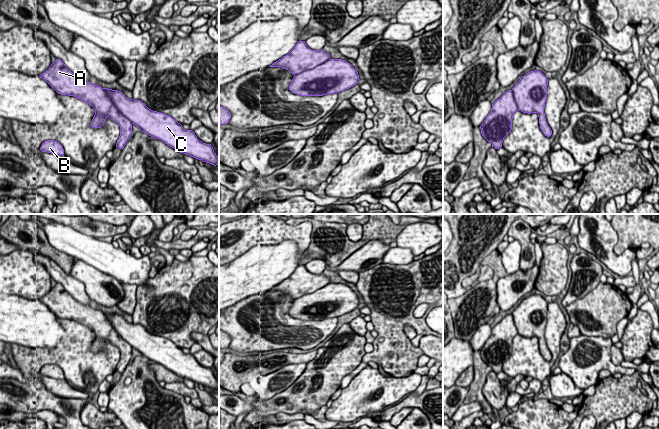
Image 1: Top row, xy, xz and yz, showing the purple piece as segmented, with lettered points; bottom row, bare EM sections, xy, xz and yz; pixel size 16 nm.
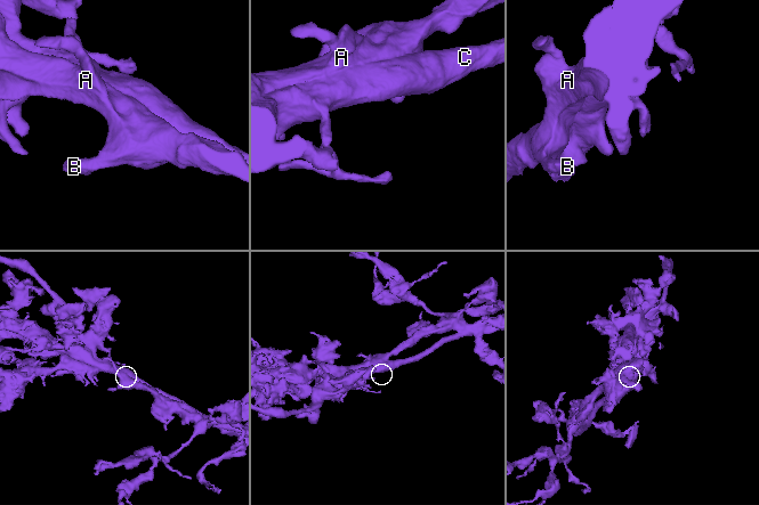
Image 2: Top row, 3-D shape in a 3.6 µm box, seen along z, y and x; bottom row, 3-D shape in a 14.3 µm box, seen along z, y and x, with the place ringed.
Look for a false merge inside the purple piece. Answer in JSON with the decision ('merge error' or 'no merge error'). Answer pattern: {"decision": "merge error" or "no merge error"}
{"decision": "merge error"}

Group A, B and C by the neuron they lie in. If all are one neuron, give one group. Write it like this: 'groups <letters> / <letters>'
groups A B / C

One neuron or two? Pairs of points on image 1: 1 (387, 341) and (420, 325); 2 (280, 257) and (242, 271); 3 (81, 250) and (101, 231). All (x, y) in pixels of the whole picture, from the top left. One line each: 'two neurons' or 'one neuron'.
1: one neuron
2: one neuron
3: two neurons

